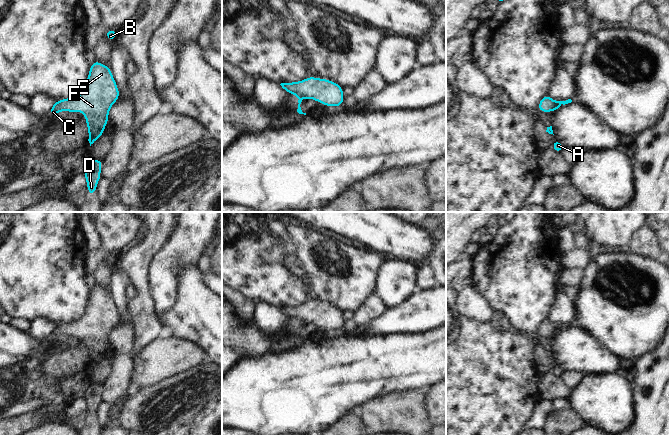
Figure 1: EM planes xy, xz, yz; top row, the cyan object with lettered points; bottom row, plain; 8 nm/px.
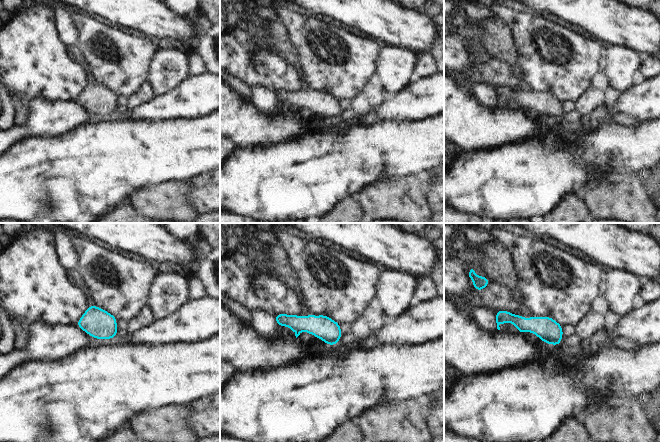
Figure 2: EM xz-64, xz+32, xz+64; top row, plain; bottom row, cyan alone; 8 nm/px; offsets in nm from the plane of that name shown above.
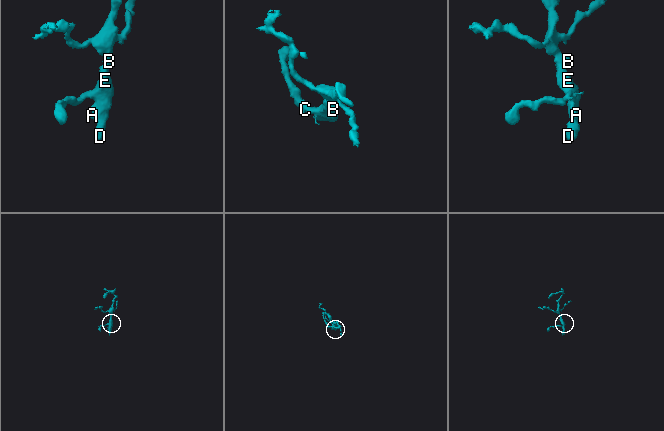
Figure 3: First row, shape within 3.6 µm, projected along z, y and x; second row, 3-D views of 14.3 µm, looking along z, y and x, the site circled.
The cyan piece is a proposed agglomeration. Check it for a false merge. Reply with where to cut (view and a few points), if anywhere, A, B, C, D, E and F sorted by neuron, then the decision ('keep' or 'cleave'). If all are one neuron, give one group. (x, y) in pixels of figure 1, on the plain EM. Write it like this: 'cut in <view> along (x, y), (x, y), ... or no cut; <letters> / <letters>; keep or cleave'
no cut; A B C D E F; keep

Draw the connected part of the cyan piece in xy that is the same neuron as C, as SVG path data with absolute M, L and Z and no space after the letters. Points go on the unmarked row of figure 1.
M95 285L90 290L90 298L82 318L75 322L57 325L50 333L51 340L59 335L81 335L85 338L89 352L90 370L102 359L108 346L110 331L119 322L119 315L108 290Z

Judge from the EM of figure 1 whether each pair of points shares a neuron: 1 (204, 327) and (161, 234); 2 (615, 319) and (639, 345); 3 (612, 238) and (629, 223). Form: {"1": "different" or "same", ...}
{"1": "different", "2": "same", "3": "same"}

